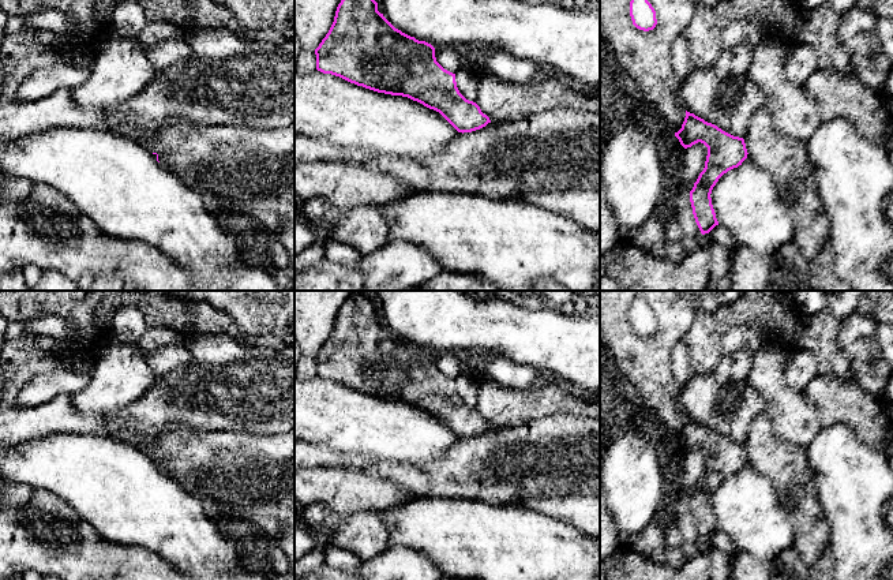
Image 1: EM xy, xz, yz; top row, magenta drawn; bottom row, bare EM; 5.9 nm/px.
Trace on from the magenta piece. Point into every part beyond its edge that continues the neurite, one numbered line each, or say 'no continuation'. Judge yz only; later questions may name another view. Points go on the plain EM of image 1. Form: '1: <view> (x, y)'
no continuation

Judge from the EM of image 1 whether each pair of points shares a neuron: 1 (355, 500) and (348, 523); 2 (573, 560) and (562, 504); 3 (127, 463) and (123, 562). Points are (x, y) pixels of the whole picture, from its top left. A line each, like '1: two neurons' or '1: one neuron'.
1: two neurons
2: two neurons
3: two neurons

